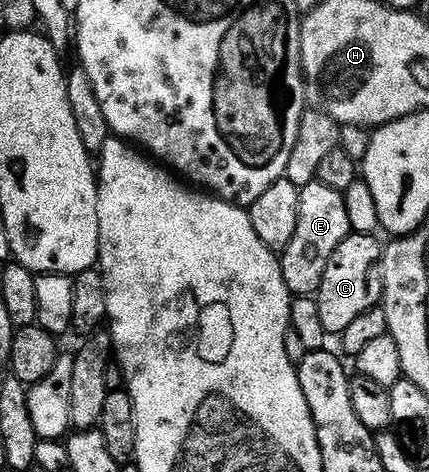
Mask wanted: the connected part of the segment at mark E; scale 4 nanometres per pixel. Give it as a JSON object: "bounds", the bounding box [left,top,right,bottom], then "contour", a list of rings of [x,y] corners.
{"bounds":[277,178,351,296],"contour":[[[317,178],[299,188],[297,226],[293,229],[289,245],[285,245],[285,249],[277,255],[281,277],[285,277],[285,285],[291,290],[292,296],[314,296],[321,285],[321,276],[325,274],[325,265],[329,265],[329,257],[333,257],[333,249],[337,249],[337,245],[341,245],[341,241],[345,241],[351,232],[343,192],[330,185],[321,185]]]}

